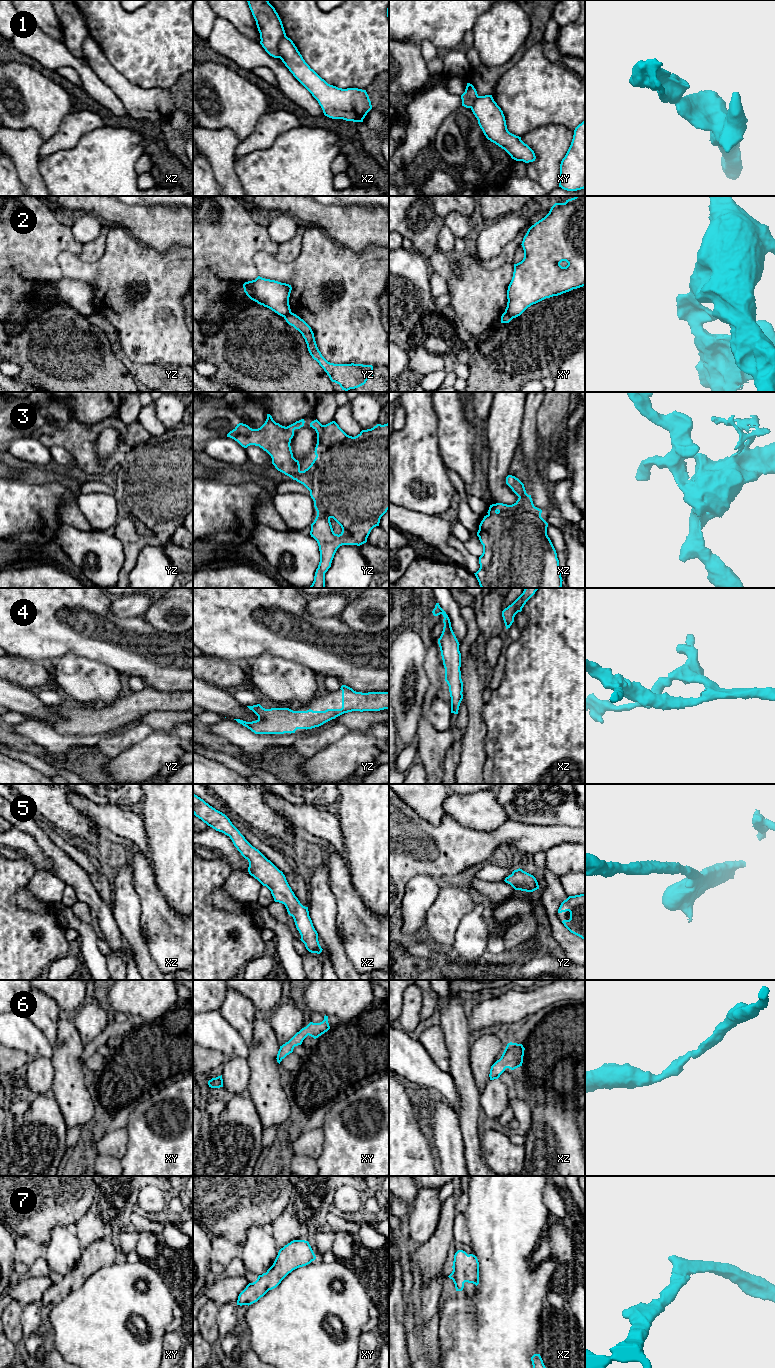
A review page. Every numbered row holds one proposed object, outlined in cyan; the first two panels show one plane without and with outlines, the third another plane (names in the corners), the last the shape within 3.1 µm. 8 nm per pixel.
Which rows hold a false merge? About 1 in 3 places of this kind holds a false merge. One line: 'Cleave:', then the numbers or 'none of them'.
Cleave: 1, 2

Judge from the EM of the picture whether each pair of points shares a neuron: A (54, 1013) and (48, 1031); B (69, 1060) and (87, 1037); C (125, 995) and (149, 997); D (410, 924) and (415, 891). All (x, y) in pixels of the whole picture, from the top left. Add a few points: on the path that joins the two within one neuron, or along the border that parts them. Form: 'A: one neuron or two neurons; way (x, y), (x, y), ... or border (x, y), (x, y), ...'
A: one neuron; way (50, 1017), (48, 1019), (48, 1027)
B: two neurons; border (72, 1022), (84, 1045)
C: one neuron; way (131, 995), (143, 995)
D: one neuron; way (414, 916), (415, 899)

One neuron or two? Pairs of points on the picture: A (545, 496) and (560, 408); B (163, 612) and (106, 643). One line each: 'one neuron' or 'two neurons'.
A: two neurons
B: two neurons

